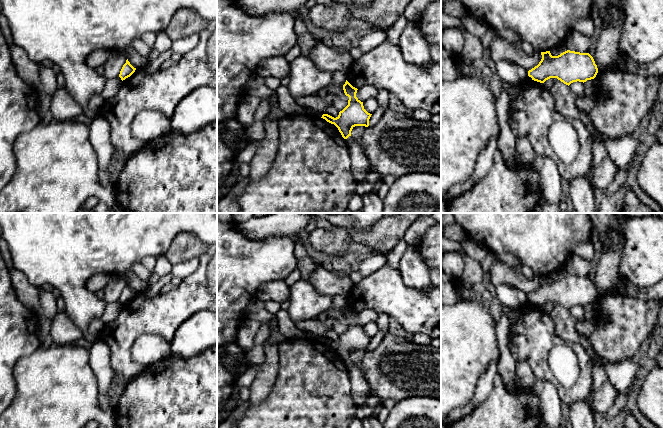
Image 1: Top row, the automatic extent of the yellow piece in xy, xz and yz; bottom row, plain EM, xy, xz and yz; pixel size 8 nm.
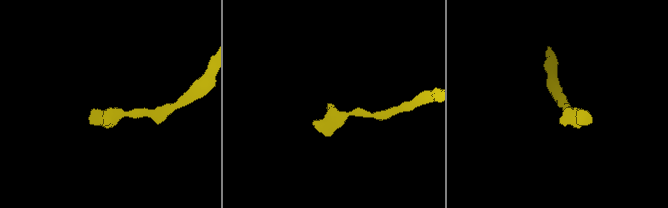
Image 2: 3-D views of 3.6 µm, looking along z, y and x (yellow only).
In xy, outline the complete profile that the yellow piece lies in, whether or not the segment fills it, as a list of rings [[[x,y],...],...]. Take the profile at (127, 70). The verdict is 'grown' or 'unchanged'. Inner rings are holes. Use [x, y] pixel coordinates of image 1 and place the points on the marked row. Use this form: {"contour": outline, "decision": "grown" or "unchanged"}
{"contour": [[[127,59],[126,63],[123,65],[123,67],[120,71],[119,77],[123,81],[126,78],[130,77],[135,72],[135,70],[136,70],[136,68],[134,68]]], "decision": "unchanged"}

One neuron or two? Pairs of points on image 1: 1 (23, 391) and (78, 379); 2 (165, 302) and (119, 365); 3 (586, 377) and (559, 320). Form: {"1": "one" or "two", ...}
{"1": "one", "2": "one", "3": "two"}

